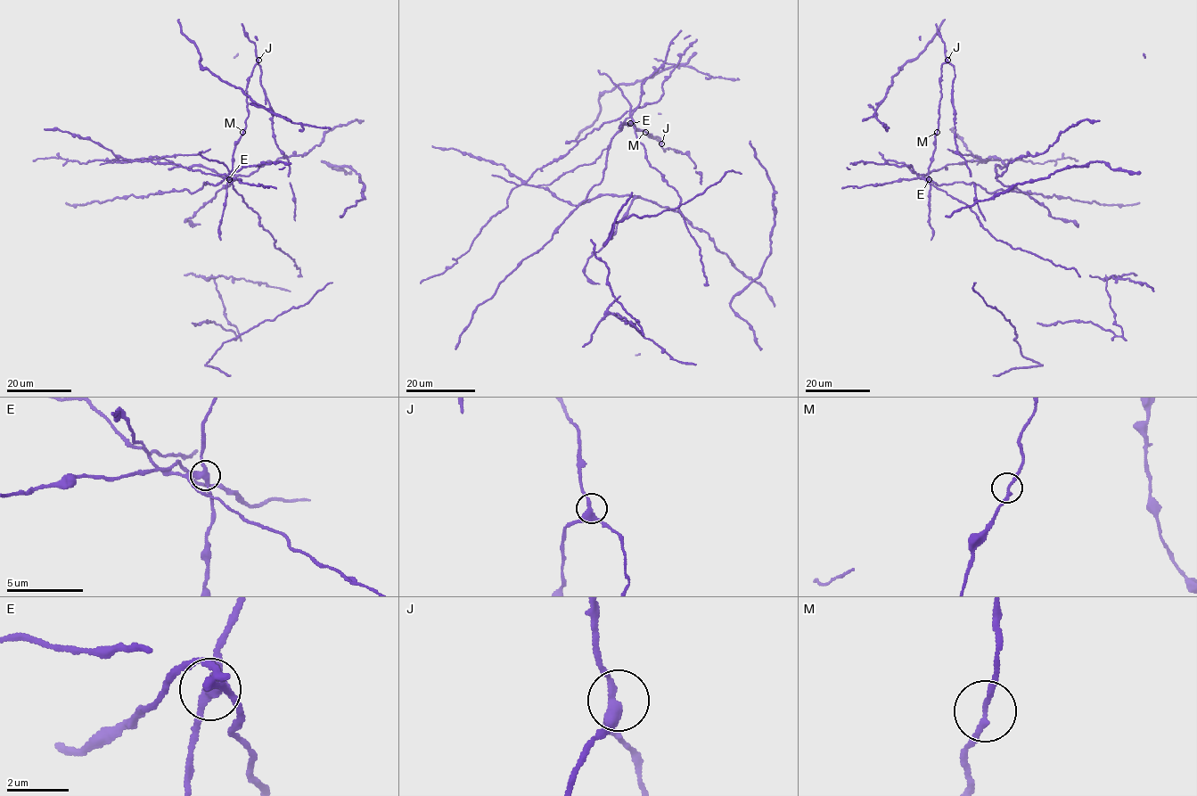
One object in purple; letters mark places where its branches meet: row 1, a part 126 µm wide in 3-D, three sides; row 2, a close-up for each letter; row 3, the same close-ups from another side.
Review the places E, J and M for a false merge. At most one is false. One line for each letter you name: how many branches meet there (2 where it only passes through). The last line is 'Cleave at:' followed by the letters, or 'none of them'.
E: 3 branches meet
Cleave at: E

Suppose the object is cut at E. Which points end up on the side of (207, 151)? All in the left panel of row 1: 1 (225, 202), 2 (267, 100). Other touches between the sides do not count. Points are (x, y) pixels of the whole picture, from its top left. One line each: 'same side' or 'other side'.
1: other side
2: other side

